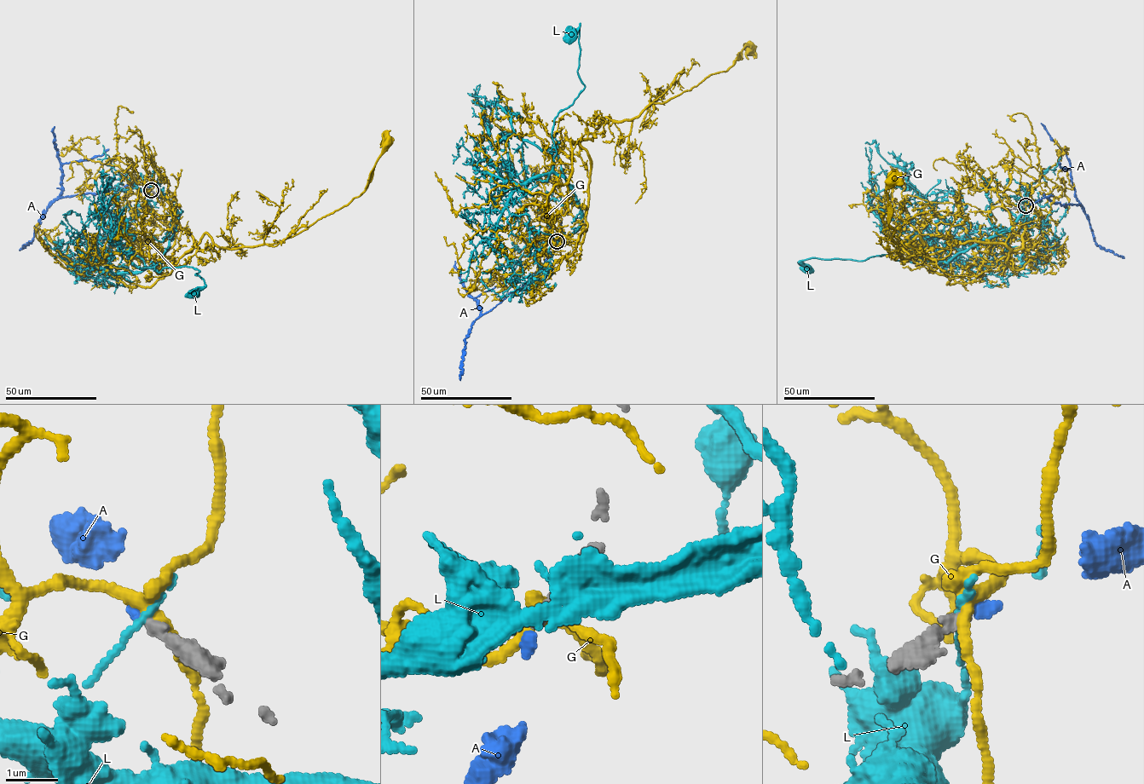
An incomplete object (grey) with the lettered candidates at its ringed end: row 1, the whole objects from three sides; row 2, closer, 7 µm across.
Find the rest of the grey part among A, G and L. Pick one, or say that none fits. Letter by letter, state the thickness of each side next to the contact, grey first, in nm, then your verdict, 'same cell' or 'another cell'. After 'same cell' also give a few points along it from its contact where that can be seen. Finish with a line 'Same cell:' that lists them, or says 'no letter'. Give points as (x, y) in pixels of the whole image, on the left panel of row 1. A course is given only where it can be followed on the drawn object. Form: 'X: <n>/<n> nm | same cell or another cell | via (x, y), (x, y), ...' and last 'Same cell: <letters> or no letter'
A: 170/140 nm | same cell | via (151, 190), (135, 181), (100, 193), (82, 193), (55, 199), (35, 227), (33, 239), (20, 250)
G: 240/190 nm | another cell
L: 200/150 nm | another cell
Same cell: A

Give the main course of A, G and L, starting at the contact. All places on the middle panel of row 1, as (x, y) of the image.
A: (557, 241), (552, 254), (525, 283), (474, 323), (465, 340), (460, 380)
G: (557, 240), (577, 244), (586, 227), (591, 161), (581, 141), (604, 118), (638, 118), (728, 70), (750, 47)
L: (557, 240), (578, 228), (581, 210), (553, 170), (554, 122), (585, 87), (580, 25), (569, 35)

